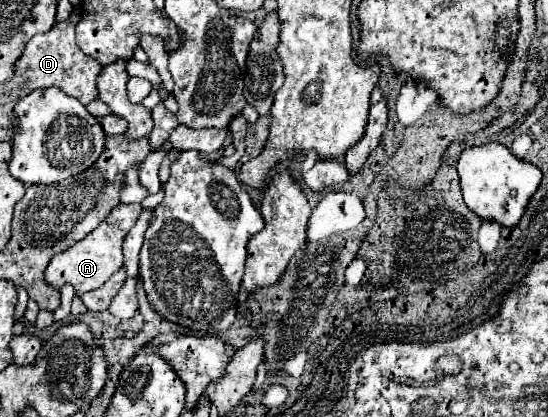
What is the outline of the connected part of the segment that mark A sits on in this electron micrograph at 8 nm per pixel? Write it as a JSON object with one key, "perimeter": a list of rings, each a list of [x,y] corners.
{"perimeter":[[[119,203],[117,207],[113,207],[111,213],[105,217],[105,221],[99,223],[97,229],[93,229],[85,239],[77,241],[75,245],[71,245],[69,249],[57,253],[51,259],[51,263],[49,263],[47,271],[45,271],[47,283],[53,285],[55,289],[61,287],[63,283],[71,283],[75,287],[75,293],[77,295],[83,295],[87,291],[99,289],[123,265],[121,245],[123,245],[125,235],[135,225],[135,221],[137,221],[139,215],[141,215],[141,205],[125,205],[125,203]]]}

